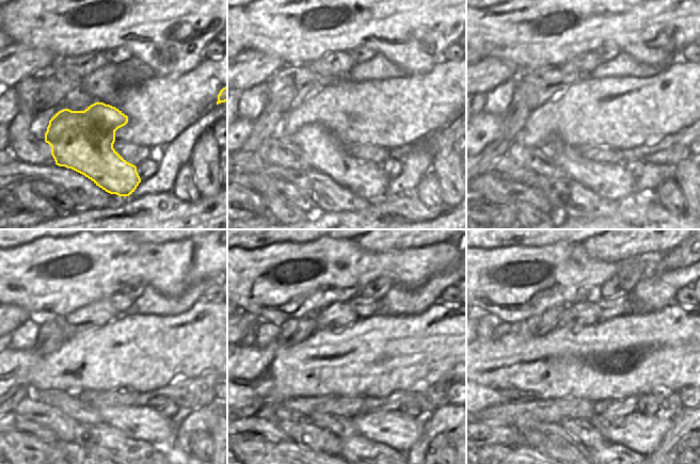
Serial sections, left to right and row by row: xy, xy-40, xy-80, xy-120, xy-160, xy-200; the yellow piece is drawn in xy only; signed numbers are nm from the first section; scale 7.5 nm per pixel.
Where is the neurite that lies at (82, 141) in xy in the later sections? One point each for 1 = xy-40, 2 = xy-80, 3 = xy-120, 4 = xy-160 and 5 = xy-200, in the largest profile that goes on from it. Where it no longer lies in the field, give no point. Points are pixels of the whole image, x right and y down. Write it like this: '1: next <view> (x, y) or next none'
1: next xy-40 (325, 153)
2: next xy-80 (613, 181)
3: next xy-120 (136, 421)
4: next xy-160 (400, 432)
5: next xy-200 (642, 433)

